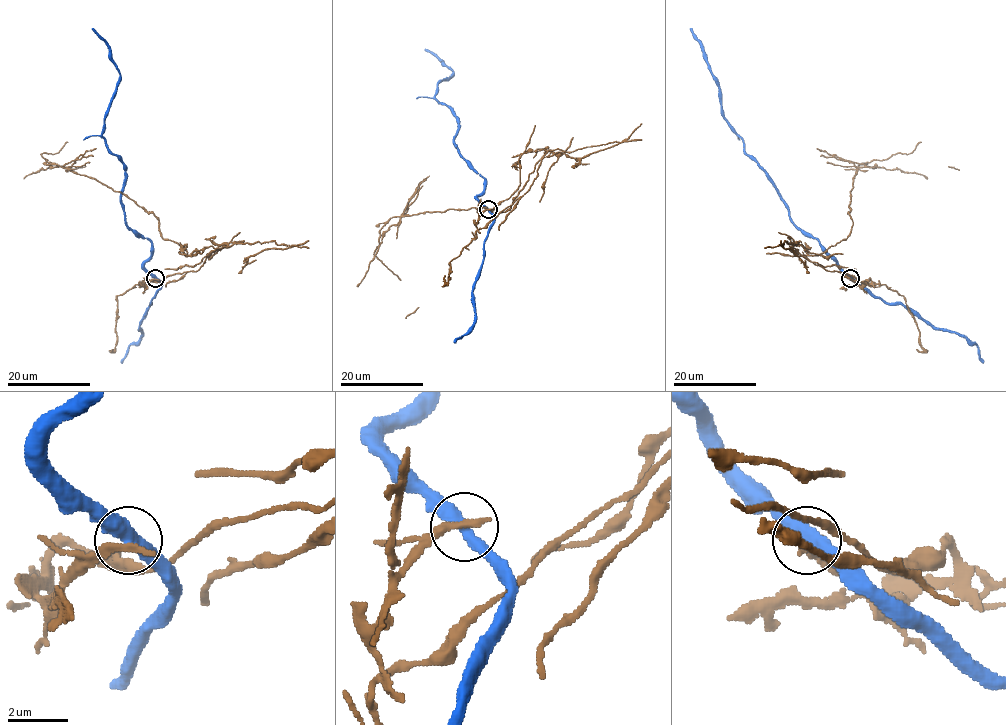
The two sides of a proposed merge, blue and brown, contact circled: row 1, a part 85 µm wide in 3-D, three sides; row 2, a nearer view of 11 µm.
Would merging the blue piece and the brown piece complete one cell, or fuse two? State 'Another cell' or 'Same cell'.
Another cell

